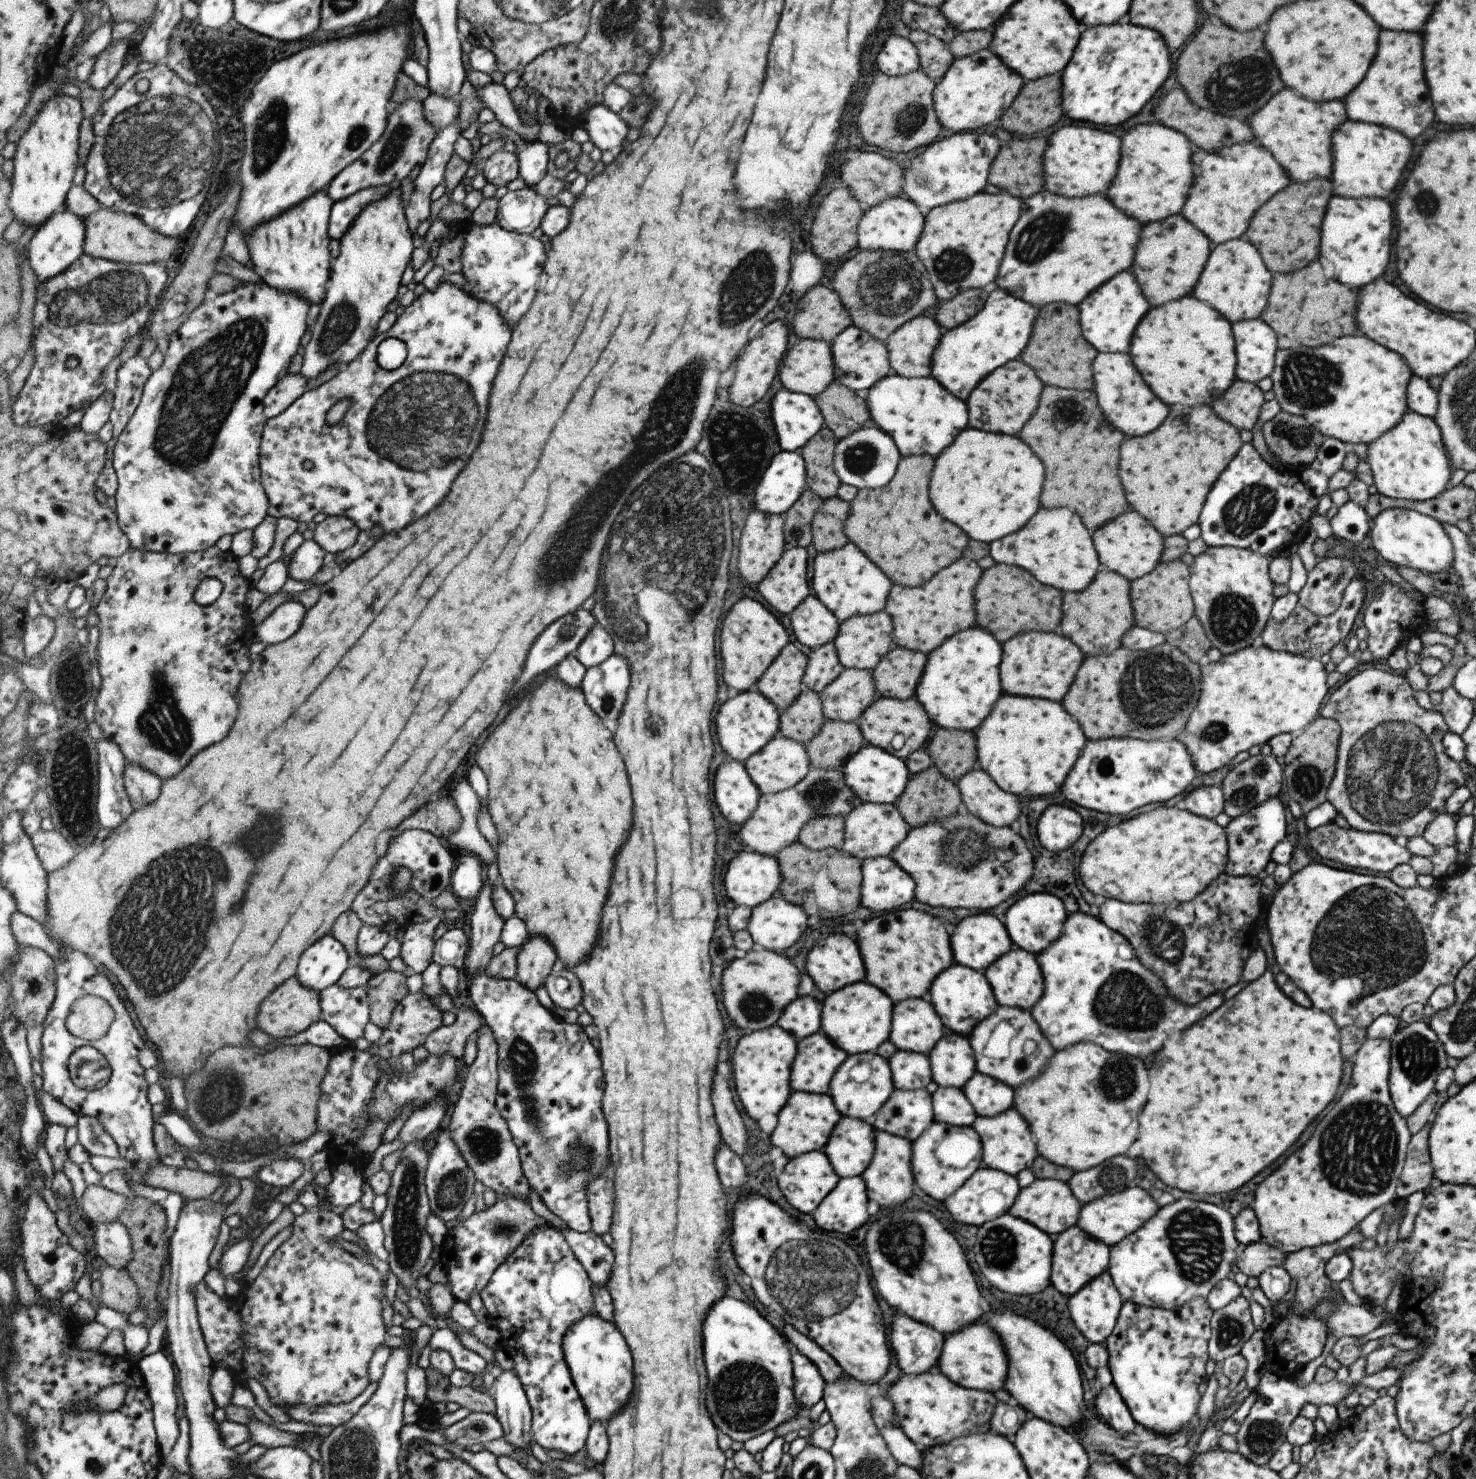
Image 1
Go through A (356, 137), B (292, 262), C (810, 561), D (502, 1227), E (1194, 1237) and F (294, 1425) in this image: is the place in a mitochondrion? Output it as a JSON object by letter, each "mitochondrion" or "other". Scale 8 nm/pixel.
{"A":"mitochondrion","B":"other","C":"other","D":"mitochondrion","E":"mitochondrion","F":"other"}

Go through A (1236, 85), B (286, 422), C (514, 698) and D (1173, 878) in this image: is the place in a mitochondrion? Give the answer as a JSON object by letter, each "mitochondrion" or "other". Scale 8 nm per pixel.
{"A":"mitochondrion","B":"other","C":"other","D":"other"}

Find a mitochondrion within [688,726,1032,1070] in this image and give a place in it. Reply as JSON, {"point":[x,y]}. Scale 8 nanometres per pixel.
{"point":[964,849]}

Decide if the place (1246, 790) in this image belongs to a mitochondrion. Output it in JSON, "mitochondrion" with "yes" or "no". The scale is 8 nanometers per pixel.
{"mitochondrion":"yes"}

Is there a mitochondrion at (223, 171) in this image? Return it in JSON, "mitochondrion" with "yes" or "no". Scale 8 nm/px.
{"mitochondrion":"yes"}

